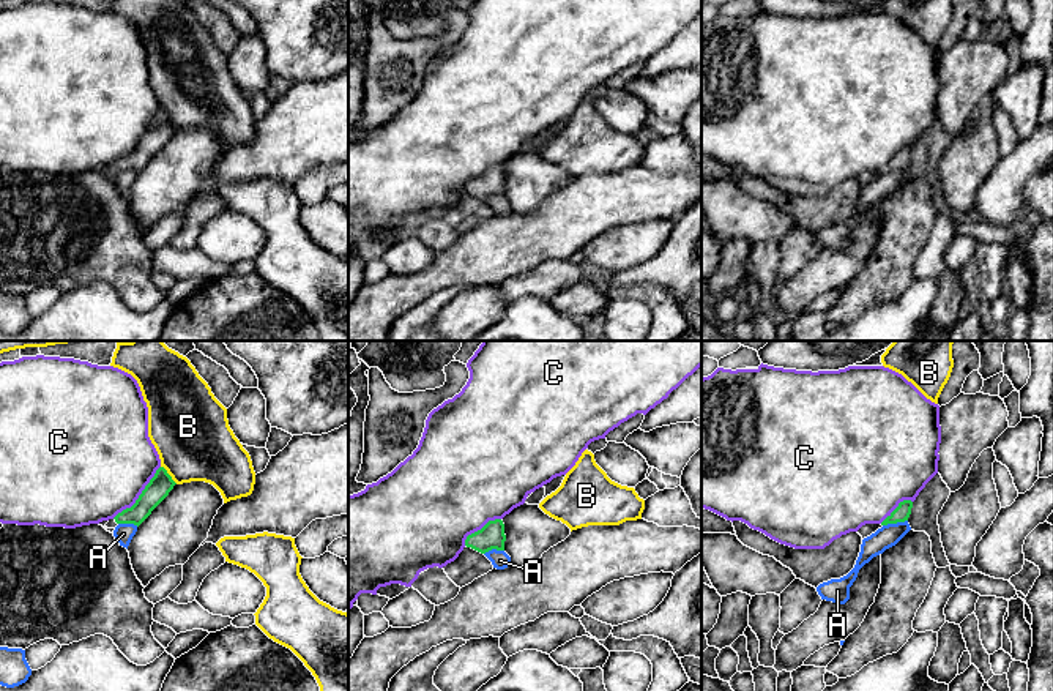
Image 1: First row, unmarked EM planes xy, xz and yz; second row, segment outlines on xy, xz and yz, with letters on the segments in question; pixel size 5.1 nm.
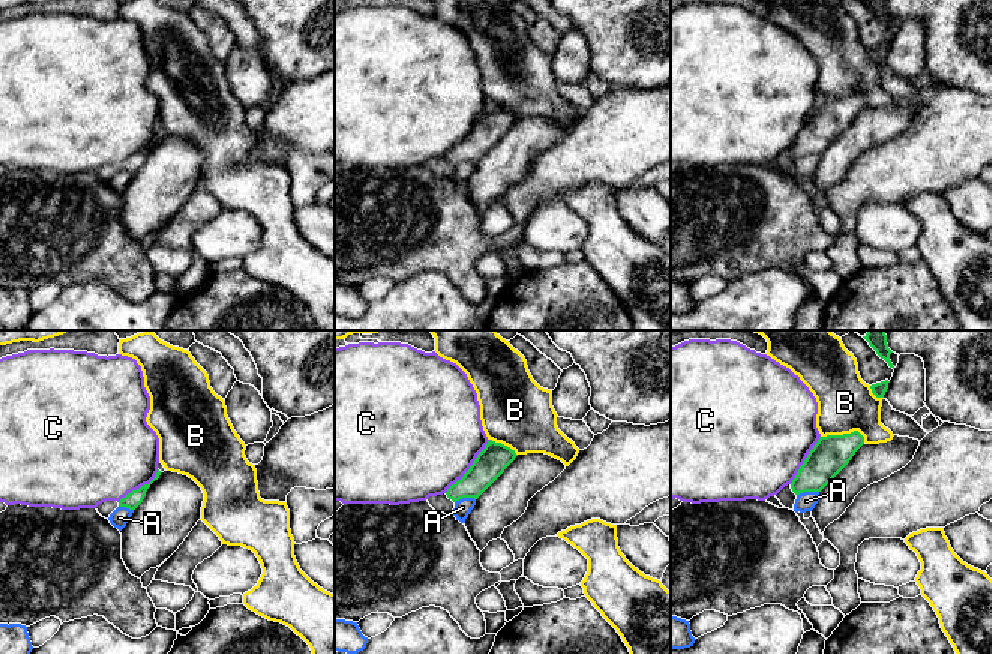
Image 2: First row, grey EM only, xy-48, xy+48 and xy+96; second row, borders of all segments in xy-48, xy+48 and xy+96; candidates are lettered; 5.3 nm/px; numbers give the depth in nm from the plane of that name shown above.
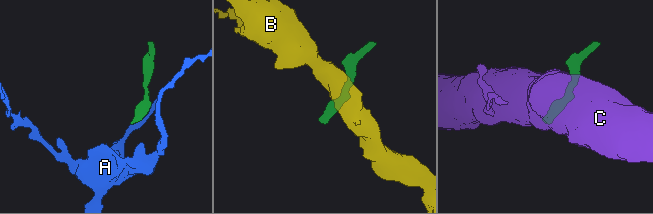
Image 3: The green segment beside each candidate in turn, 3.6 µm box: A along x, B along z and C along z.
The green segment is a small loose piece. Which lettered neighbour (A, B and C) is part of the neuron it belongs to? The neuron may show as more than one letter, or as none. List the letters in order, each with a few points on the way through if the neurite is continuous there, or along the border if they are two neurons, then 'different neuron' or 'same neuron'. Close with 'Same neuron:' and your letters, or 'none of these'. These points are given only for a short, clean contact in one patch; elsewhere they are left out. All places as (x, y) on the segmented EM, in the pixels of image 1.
A: different neuron
B: different neuron
C: border along xy (159, 466), (139, 497), (112, 518); different neuron
Same neuron: none of these

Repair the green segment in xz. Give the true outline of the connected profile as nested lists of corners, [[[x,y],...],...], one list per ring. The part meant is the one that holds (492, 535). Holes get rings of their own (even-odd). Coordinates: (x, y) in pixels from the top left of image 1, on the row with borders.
[[[501,519],[489,521],[481,530],[471,533],[465,540],[465,546],[481,554],[492,549],[504,551],[504,524]]]

